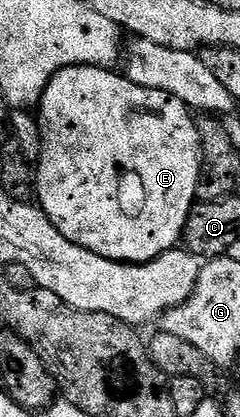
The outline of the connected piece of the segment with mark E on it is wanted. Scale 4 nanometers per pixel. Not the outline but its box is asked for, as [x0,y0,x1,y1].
[33,65,201,263]

